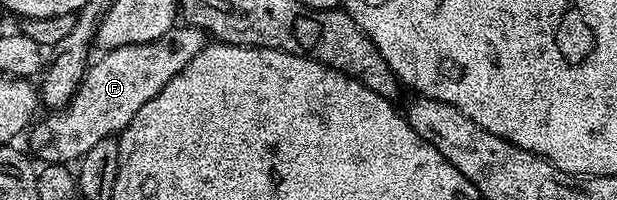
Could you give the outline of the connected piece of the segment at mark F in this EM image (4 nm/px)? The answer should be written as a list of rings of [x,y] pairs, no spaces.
[[[175,26],[170,32],[163,34],[163,38],[155,38],[155,42],[119,46],[102,51],[101,57],[98,60],[96,57],[90,63],[83,82],[77,87],[77,93],[69,99],[63,111],[50,111],[46,120],[38,119],[32,125],[28,133],[28,136],[30,135],[28,151],[34,157],[37,155],[42,165],[68,165],[70,162],[80,161],[81,157],[87,154],[87,150],[91,150],[91,146],[97,145],[103,138],[116,137],[124,132],[135,118],[135,114],[139,114],[139,110],[143,110],[143,106],[147,106],[147,102],[151,102],[151,98],[155,98],[155,94],[159,94],[163,86],[167,86],[167,82],[175,78],[175,74],[179,74],[179,70],[186,68],[202,52],[206,43],[207,34],[202,28]]]

